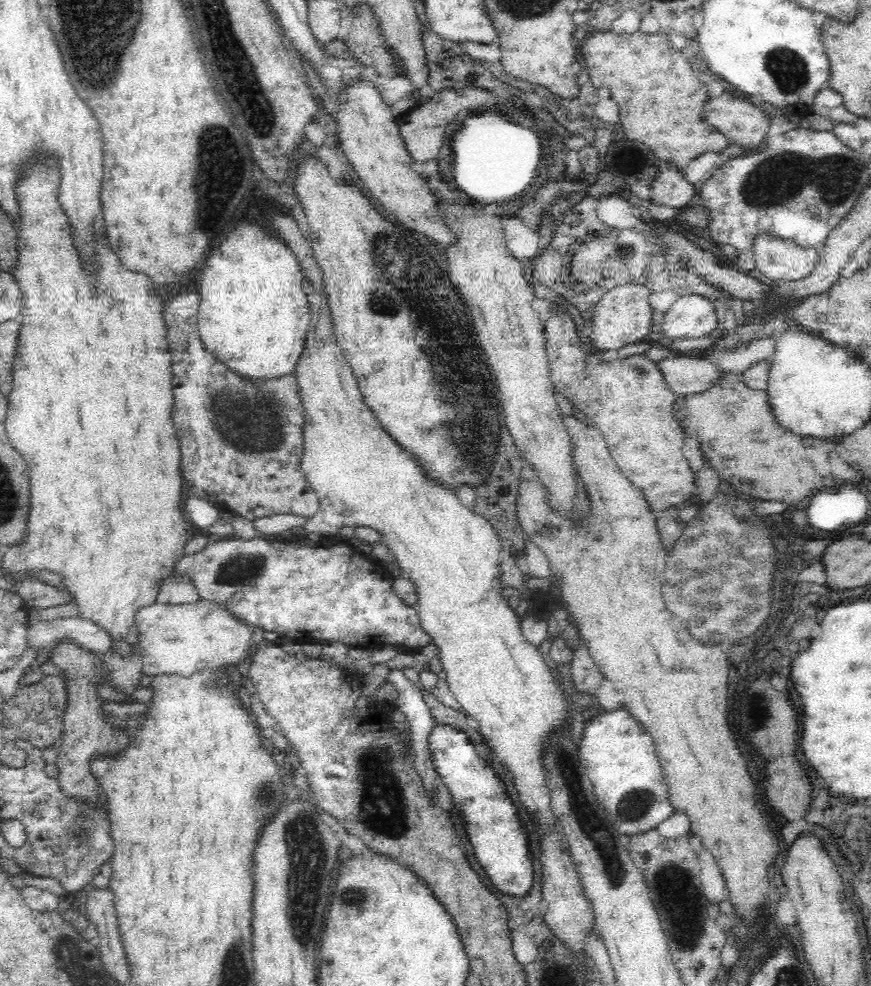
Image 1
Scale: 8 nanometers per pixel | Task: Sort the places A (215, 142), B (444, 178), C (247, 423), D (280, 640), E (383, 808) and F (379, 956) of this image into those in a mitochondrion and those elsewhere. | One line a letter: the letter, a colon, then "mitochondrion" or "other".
A: mitochondrion
B: other
C: mitochondrion
D: other
E: mitochondrion
F: other

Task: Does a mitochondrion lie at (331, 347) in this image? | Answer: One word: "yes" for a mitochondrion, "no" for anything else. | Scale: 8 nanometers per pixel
no

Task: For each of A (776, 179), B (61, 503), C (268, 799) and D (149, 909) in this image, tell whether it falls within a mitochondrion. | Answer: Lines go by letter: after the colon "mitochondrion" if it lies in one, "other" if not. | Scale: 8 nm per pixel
A: mitochondrion
B: other
C: mitochondrion
D: other

